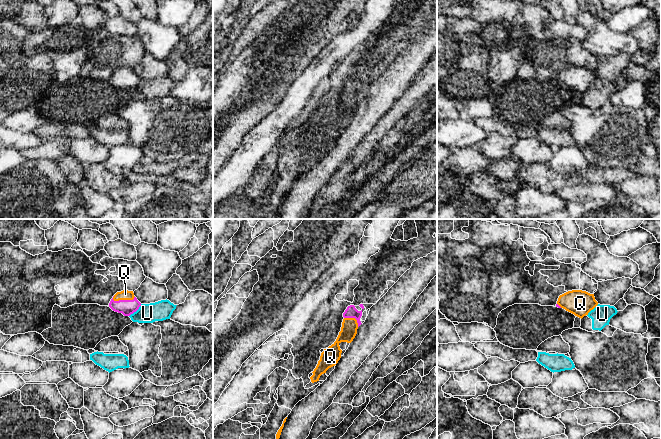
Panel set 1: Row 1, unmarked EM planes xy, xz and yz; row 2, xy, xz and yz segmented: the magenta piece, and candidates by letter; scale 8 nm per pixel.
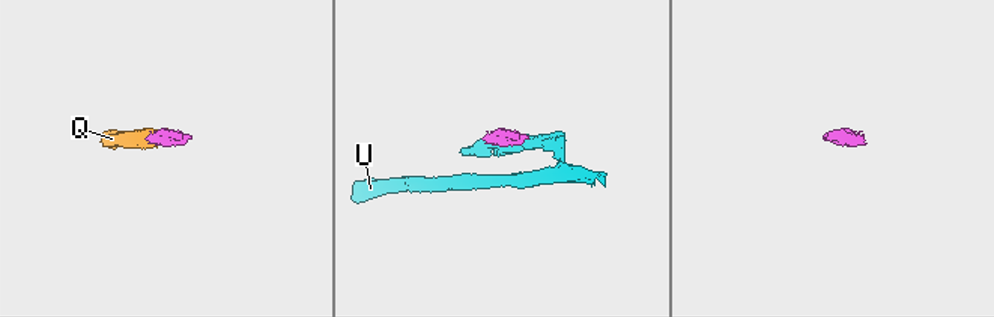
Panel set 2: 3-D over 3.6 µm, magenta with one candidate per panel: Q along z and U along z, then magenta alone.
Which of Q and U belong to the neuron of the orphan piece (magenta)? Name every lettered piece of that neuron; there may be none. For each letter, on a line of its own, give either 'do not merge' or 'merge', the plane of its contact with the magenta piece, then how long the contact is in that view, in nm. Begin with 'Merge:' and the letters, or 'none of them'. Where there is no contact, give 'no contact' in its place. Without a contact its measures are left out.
Merge: Q
Q: merge; meets magenta in xy; contact 190 nm long
U: do not merge; meets magenta in xy; contact 140 nm long

